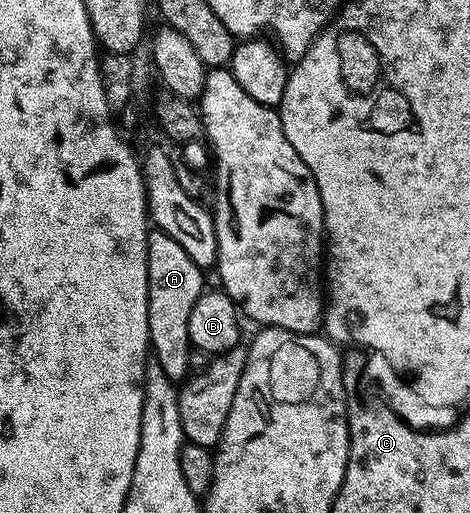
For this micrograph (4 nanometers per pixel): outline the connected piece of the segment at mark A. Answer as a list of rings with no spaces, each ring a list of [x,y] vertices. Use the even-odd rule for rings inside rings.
[[[153,229],[147,235],[147,316],[149,317],[150,348],[155,362],[161,365],[165,375],[171,381],[182,382],[188,376],[189,353],[192,345],[189,341],[189,316],[196,304],[197,297],[203,294],[206,284],[203,275],[204,270],[196,265],[173,237],[169,237],[163,231]]]

